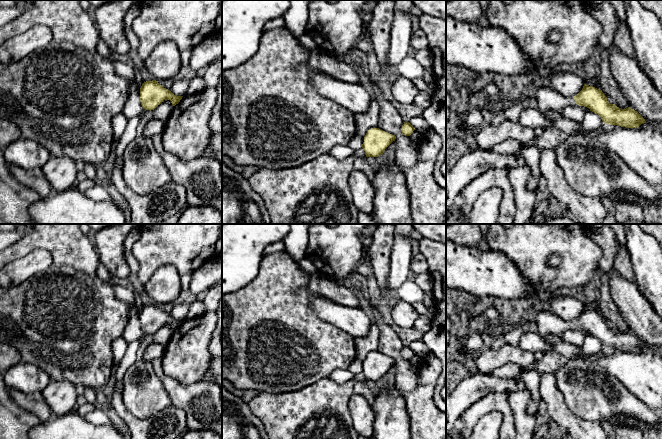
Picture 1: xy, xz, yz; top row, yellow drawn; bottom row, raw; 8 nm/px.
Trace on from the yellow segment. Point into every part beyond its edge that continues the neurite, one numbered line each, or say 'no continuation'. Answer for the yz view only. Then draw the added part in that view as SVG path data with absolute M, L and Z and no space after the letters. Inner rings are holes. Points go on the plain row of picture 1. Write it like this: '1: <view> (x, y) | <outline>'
1: yz (548, 323) | M536 306L536 317L534 321L537 324L536 333L541 337L546 335L562 337L565 331L576 329L574 322L564 321L550 310L542 310L538 306Z

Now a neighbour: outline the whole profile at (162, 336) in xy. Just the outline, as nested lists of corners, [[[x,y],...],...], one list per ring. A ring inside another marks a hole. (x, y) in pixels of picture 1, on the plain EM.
[[[164,324],[154,333],[153,338],[151,340],[166,346],[173,332],[174,330],[172,329],[170,324]]]

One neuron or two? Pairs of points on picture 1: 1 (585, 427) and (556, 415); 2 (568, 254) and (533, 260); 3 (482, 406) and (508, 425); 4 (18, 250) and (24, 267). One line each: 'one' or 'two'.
1: one
2: one
3: one
4: two

